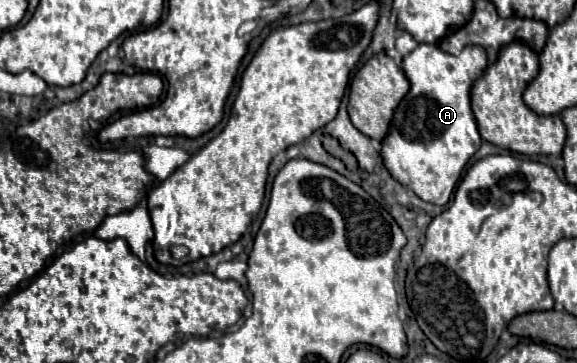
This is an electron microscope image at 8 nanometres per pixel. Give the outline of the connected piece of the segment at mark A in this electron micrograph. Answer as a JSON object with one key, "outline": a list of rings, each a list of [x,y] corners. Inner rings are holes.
{"outline":[[[418,44],[402,60],[410,90],[394,110],[380,158],[394,180],[430,204],[448,204],[466,162],[480,148],[482,140],[470,108],[470,88],[486,66],[484,48],[474,44],[458,56],[446,54],[434,44]]]}

